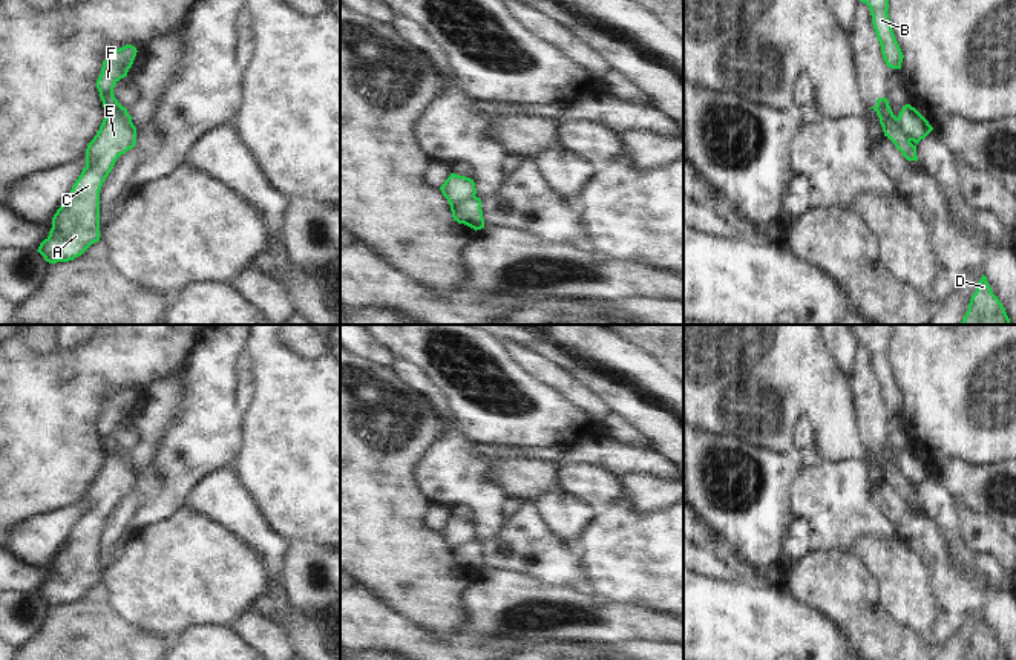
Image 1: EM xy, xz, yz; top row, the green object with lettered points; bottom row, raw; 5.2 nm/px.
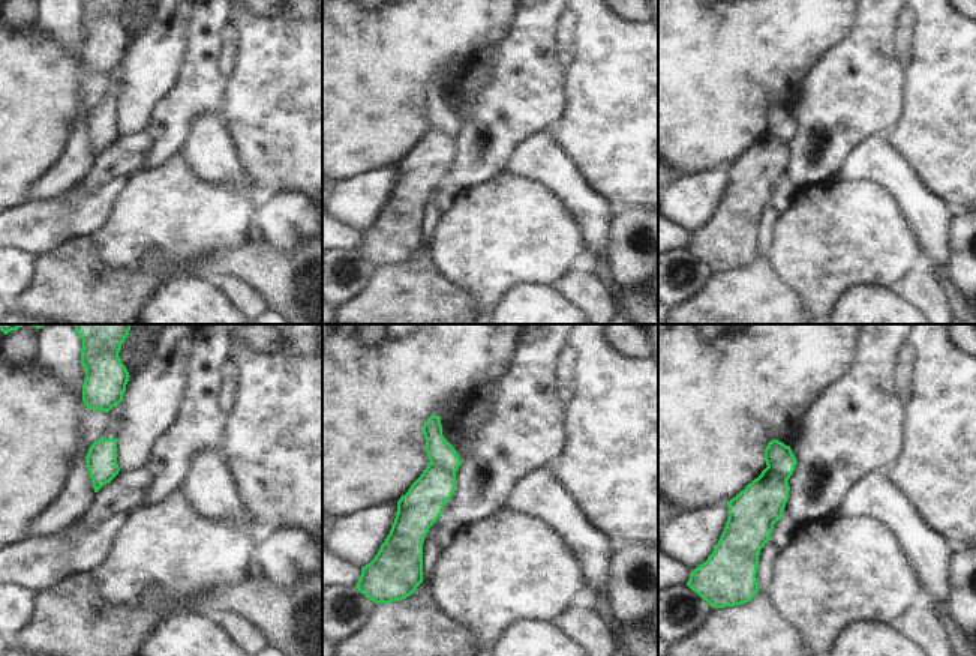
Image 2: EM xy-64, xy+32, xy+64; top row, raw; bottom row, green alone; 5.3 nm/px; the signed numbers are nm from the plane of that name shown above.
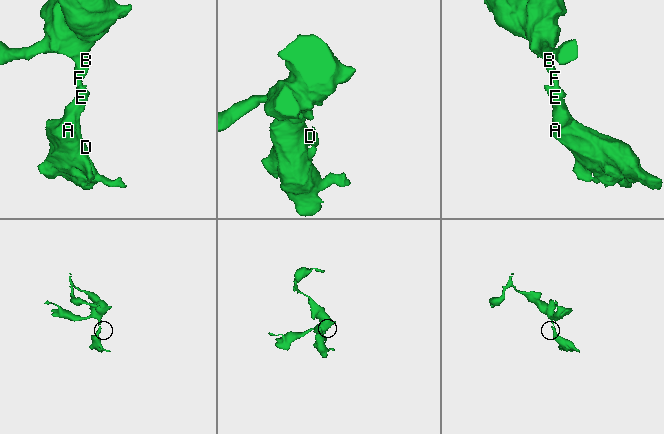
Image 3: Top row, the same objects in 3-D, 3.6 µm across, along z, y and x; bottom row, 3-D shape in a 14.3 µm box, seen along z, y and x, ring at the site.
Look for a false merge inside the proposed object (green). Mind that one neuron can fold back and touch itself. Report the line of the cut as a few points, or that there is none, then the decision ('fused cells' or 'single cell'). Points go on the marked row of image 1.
xy (106, 111), (115, 111), (134, 127) | fused cells

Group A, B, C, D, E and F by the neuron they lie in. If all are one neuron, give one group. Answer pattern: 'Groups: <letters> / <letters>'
Groups: A C D E / B F

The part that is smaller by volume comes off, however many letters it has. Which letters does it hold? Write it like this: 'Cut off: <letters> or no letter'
Cut off: A, C, D, E

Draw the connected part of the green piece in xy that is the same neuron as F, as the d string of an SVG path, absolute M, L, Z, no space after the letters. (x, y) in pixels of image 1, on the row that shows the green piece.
M126 44L110 52L103 61L101 74L97 80L97 89L100 92L104 110L120 113L132 127L135 127L132 116L127 113L127 109L123 107L115 98L113 87L121 78L127 77L136 52L136 47L132 44Z

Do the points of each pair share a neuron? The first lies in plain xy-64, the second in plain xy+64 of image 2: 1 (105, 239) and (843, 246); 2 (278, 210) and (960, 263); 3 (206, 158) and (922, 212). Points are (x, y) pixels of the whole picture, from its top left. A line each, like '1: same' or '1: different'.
1: same
2: same
3: same

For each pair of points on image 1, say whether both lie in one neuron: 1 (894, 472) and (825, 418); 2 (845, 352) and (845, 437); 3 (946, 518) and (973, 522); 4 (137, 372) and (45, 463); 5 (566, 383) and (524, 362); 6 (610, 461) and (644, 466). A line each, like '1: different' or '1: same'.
1: different
2: different
3: different
4: same
5: same
6: same

